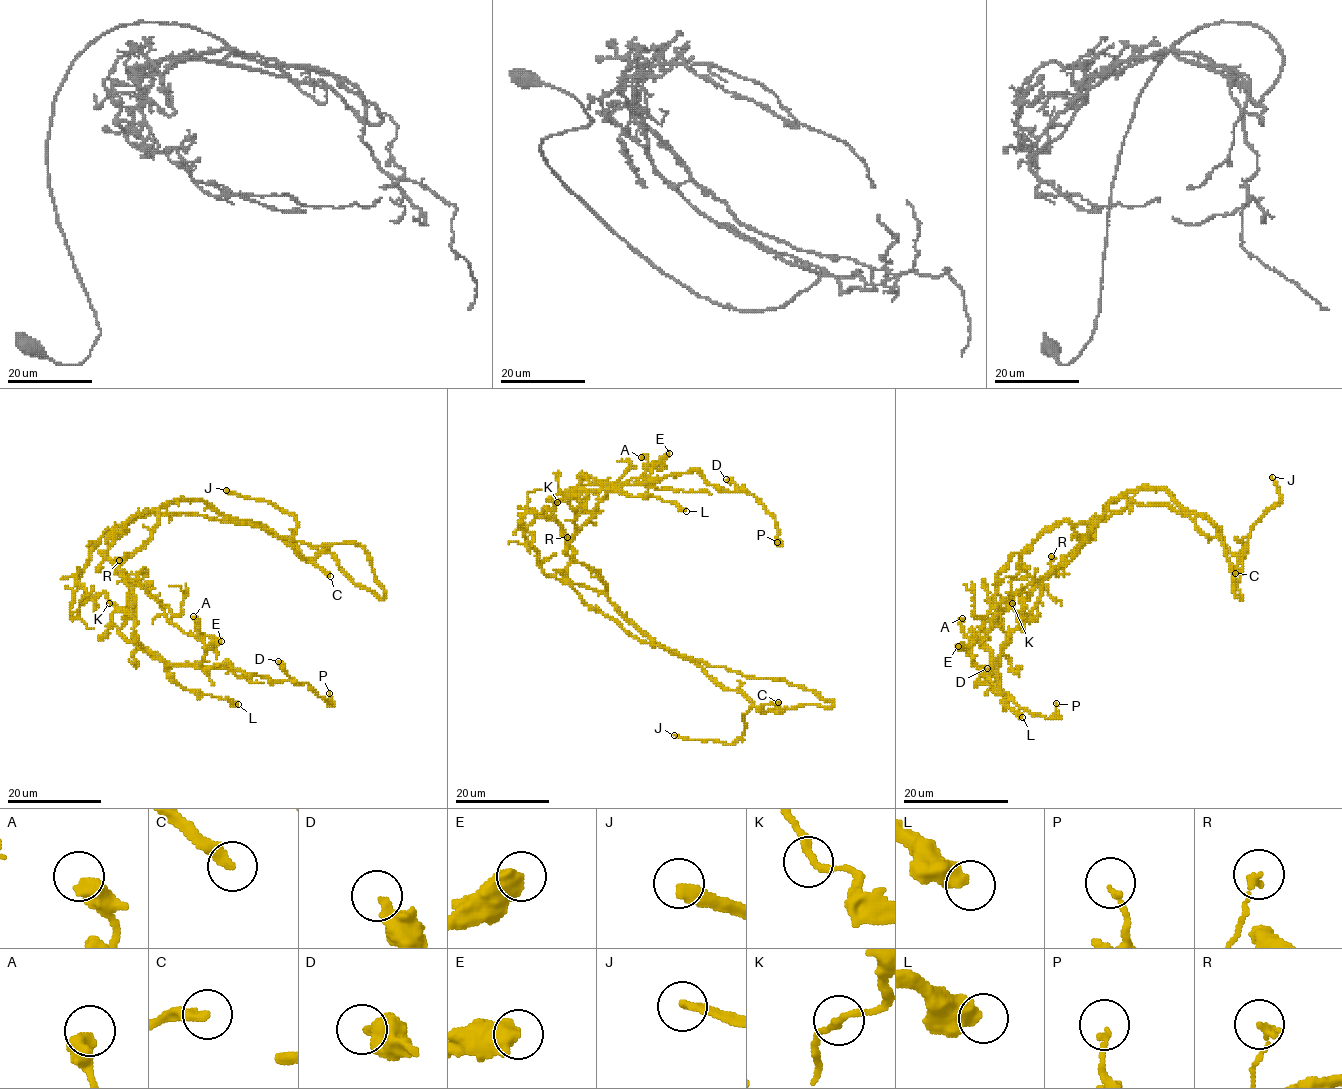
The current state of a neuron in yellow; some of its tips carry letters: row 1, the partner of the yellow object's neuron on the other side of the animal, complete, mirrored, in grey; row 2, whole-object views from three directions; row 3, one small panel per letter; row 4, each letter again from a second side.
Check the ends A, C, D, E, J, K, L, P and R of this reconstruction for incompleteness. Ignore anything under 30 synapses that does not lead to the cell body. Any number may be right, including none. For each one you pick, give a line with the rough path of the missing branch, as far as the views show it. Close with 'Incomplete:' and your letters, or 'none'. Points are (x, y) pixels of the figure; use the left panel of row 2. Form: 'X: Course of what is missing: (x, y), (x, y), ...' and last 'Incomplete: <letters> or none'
C: Course of what is missing: (330, 576), (396, 639), (398, 655), (395, 693), (370, 724), (361, 776)
Incomplete: C, J

